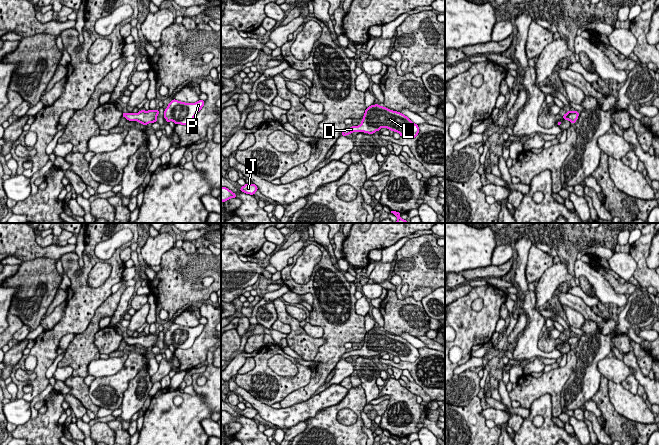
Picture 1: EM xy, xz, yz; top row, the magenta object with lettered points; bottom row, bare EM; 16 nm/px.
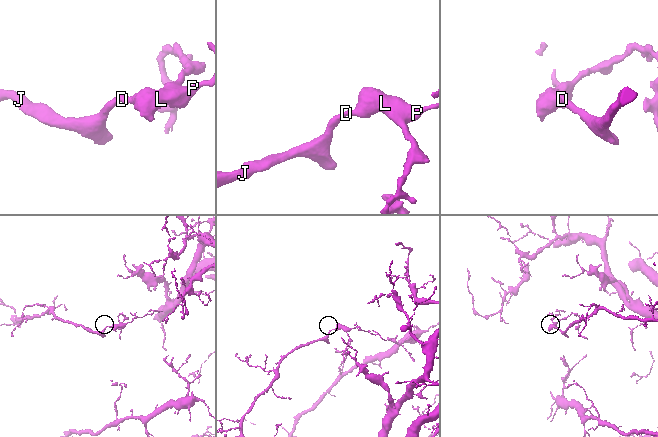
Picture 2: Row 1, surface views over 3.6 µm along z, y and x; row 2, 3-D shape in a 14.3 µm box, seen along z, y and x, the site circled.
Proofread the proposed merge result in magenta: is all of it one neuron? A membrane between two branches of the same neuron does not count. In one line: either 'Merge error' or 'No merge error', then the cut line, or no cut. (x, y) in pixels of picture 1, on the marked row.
No merge error. No split

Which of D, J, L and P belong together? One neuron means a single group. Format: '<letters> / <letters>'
D J L P

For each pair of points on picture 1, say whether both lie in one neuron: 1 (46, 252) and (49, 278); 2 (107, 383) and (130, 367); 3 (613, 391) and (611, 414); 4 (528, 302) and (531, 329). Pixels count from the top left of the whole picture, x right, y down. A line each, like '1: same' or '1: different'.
1: different
2: same
3: different
4: same

